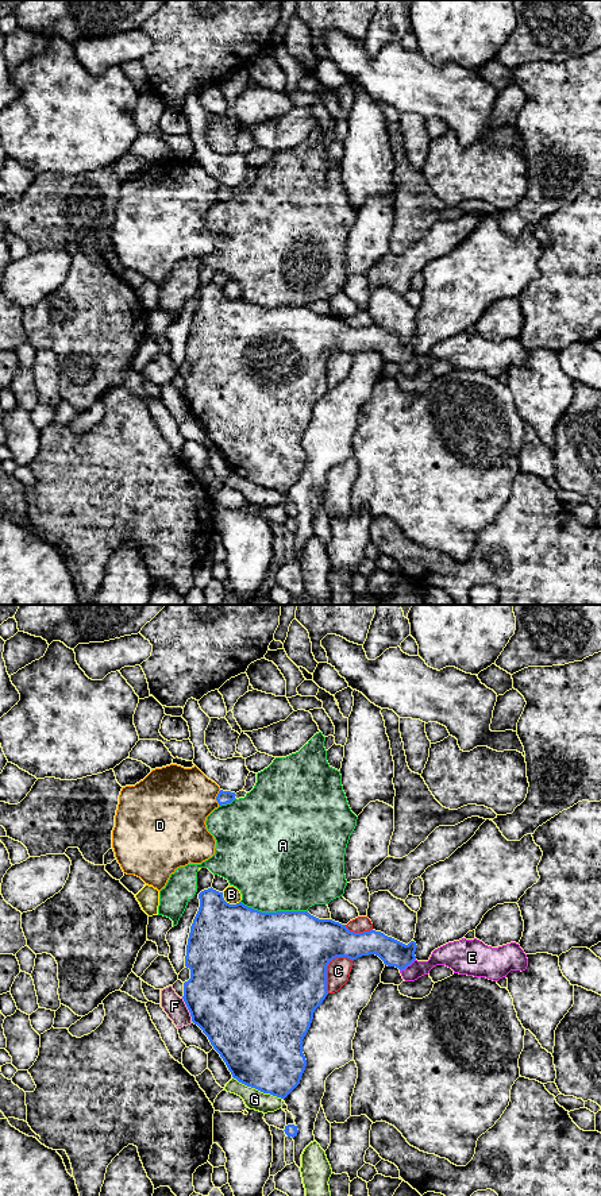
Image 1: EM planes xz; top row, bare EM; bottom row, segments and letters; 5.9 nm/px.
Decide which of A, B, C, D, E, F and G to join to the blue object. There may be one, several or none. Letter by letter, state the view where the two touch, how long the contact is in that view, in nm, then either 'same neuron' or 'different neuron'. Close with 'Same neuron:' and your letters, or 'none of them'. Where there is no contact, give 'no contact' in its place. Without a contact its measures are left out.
A: contact in xz; length 400 nm; different neuron
B: contact in xz; length 130 nm; different neuron
C: contact in xz; length 260 nm; different neuron
D: contact in xz; length 100 nm; different neuron
E: contact in xz; length 120 nm; same neuron
F: contact in xz; length 160 nm; different neuron
G: contact in xz; length 320 nm; different neuron
Same neuron: E

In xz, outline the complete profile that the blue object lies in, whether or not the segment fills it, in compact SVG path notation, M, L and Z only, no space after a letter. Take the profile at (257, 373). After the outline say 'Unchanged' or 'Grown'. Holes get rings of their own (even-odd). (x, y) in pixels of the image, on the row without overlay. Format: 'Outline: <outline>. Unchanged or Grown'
Outline: M212 282L201 286L199 294L185 351L190 374L184 378L182 391L192 417L208 432L234 474L281 494L300 479L305 466L303 435L315 405L328 390L327 362L334 354L354 356L375 350L385 360L398 363L405 377L428 370L436 360L493 377L528 362L527 350L516 337L492 343L477 333L462 333L435 344L428 356L417 356L415 336L405 340L375 325L354 328L308 306L262 308L242 297L230 300Z. Grown

